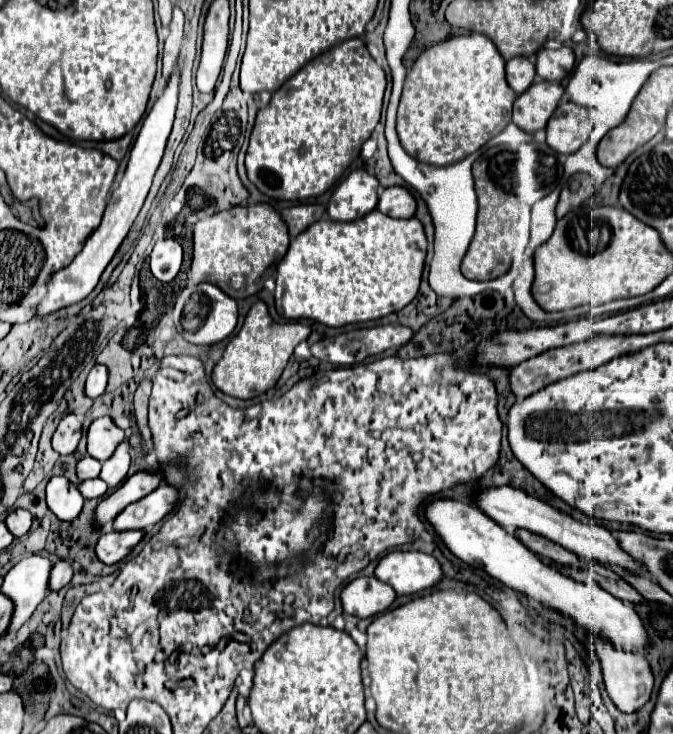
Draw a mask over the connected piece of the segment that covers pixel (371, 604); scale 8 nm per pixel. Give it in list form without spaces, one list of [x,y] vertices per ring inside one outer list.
[[[358,577],[342,591],[344,613],[360,619],[384,613],[396,599],[396,591],[376,577]]]

